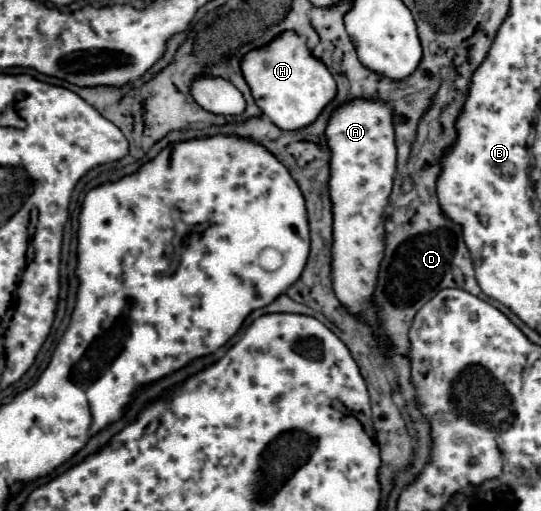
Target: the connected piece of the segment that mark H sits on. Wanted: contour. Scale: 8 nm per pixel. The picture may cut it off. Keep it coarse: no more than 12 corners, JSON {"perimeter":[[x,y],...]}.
{"perimeter":[[283,32],[241,68],[281,130],[313,124],[337,96],[305,40]]}

